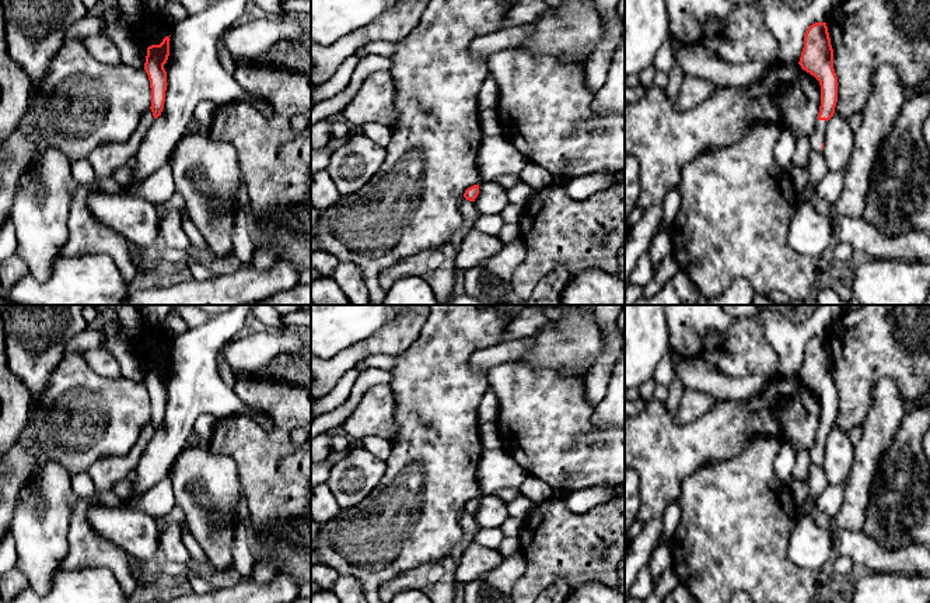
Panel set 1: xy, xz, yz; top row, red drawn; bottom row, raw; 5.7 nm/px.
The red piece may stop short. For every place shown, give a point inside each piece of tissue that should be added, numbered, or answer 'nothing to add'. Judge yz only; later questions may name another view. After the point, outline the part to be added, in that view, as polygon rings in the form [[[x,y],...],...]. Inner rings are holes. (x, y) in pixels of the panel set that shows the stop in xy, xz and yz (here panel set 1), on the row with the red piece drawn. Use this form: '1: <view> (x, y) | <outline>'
1: yz (817, 140) | [[[817,120],[814,136],[810,139],[810,144],[814,151],[822,152],[825,127],[826,127],[826,120]]]

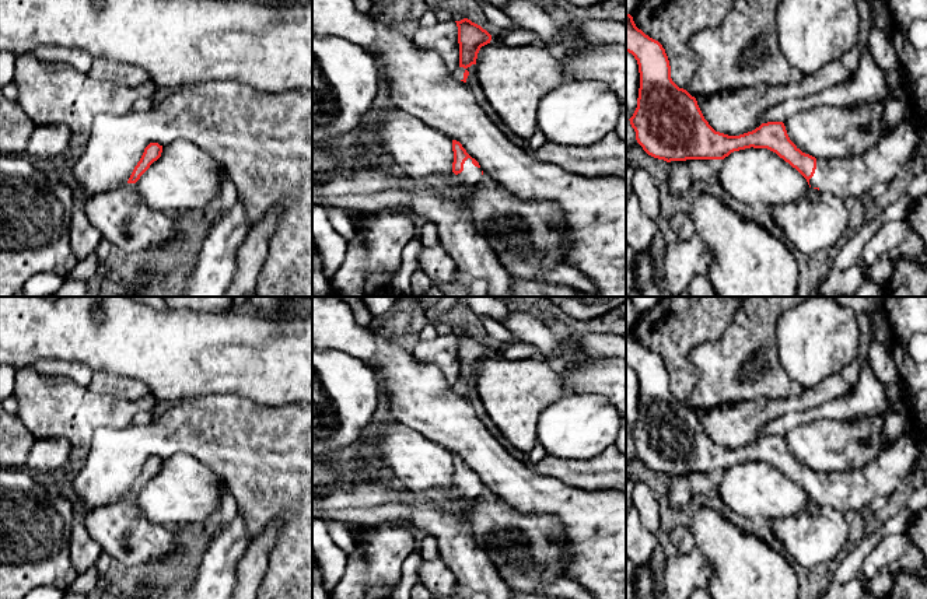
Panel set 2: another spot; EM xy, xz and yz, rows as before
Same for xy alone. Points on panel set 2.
nothing to add

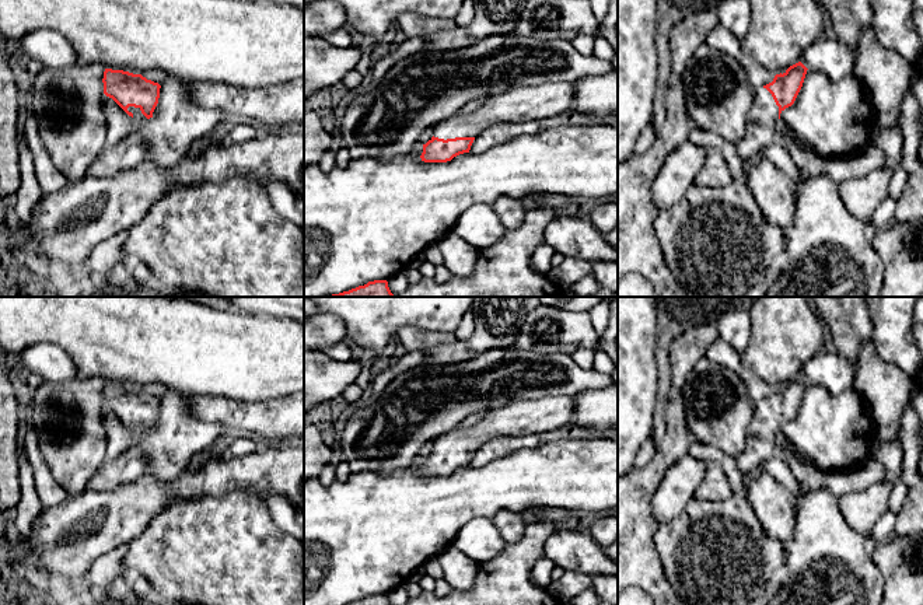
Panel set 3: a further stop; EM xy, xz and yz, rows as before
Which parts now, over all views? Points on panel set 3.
1: xz (525, 102) | [[[553,80],[541,85],[520,85],[490,95],[485,105],[468,115],[457,113],[434,126],[434,137],[476,137],[483,129],[501,122],[542,120],[569,111],[574,81]]]

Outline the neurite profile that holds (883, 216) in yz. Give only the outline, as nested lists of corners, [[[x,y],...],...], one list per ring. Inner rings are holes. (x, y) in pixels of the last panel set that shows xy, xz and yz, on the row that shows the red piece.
[[[891,196],[881,200],[873,211],[868,230],[873,232],[888,230],[894,223],[896,203],[898,200],[892,199]]]

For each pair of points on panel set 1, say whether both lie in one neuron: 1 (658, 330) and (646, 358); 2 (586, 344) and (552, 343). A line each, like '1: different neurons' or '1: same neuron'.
1: same neuron
2: same neuron

